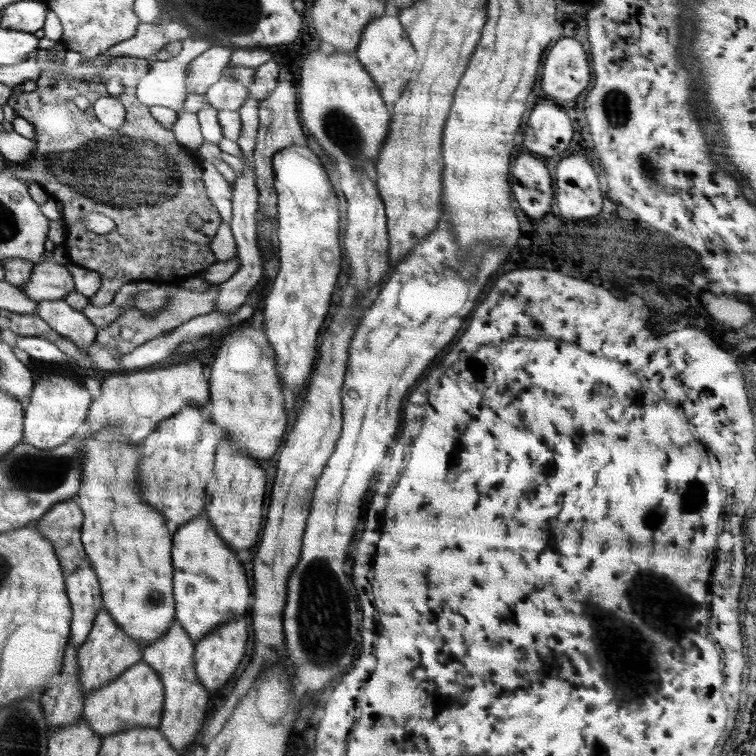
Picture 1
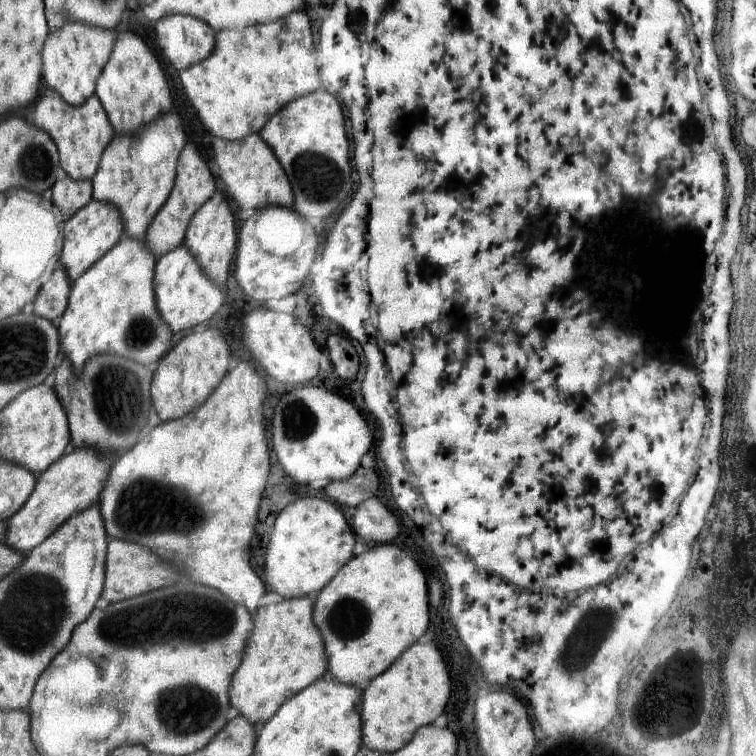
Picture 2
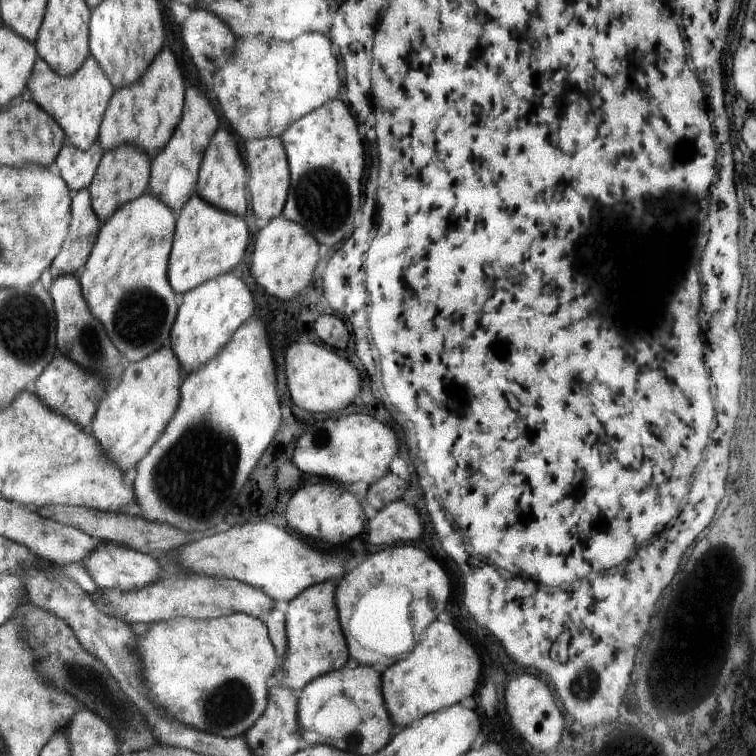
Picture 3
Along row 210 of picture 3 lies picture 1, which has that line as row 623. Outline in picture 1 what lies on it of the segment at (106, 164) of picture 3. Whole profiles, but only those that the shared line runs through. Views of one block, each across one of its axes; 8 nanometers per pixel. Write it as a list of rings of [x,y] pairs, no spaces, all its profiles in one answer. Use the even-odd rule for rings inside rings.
[[[106,608],[98,611],[94,625],[84,641],[84,644],[77,648],[77,664],[79,664],[79,680],[82,685],[82,693],[85,697],[92,691],[96,691],[112,683],[127,668],[134,666],[141,660],[143,648],[135,640],[132,640],[110,617]]]

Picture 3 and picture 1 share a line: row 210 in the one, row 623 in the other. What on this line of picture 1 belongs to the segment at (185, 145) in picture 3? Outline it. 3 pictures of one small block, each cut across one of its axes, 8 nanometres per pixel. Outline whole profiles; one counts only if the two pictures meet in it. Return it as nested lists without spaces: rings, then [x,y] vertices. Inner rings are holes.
[[[173,620],[166,634],[143,648],[141,660],[149,664],[164,683],[164,706],[161,714],[159,731],[168,740],[170,746],[182,754],[190,742],[198,736],[206,716],[209,692],[199,682],[195,673],[194,662],[195,643],[188,633],[182,629],[178,621]]]

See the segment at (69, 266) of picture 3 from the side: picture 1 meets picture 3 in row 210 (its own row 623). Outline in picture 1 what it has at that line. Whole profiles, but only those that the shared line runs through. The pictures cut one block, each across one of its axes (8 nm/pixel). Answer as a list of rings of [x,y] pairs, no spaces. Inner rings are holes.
[[[86,561],[78,571],[67,574],[65,582],[72,612],[70,640],[80,648],[92,630],[98,611],[103,608],[100,584],[96,572]]]

